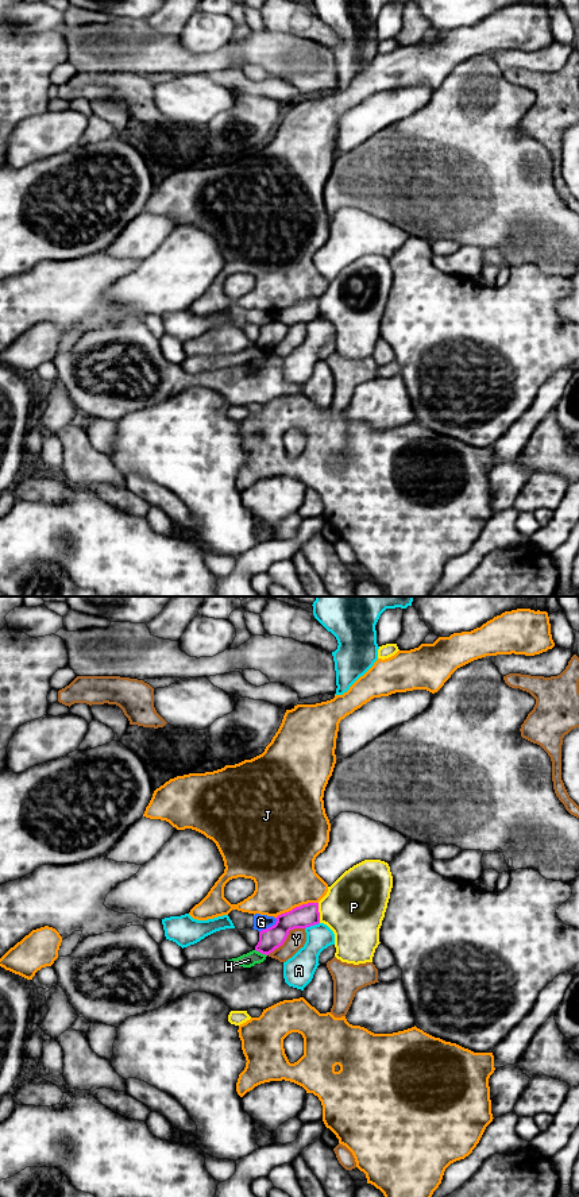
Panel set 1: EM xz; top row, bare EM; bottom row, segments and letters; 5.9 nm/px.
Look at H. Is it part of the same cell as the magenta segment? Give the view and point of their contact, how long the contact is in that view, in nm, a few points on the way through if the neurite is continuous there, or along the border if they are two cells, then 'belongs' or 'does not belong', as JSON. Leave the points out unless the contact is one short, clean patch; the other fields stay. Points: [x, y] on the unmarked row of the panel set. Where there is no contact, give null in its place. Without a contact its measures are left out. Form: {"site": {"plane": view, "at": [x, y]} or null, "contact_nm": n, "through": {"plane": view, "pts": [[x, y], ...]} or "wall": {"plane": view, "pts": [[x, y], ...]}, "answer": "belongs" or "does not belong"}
{"site": {"plane": "xz", "at": [261, 347]}, "contact_nm": 80, "wall": {"plane": "xz", "pts": [[255, 344], [266, 351]]}, "answer": "does not belong"}

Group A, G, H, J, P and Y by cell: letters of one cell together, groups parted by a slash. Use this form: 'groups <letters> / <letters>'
groups A / G / H / J / P / Y

